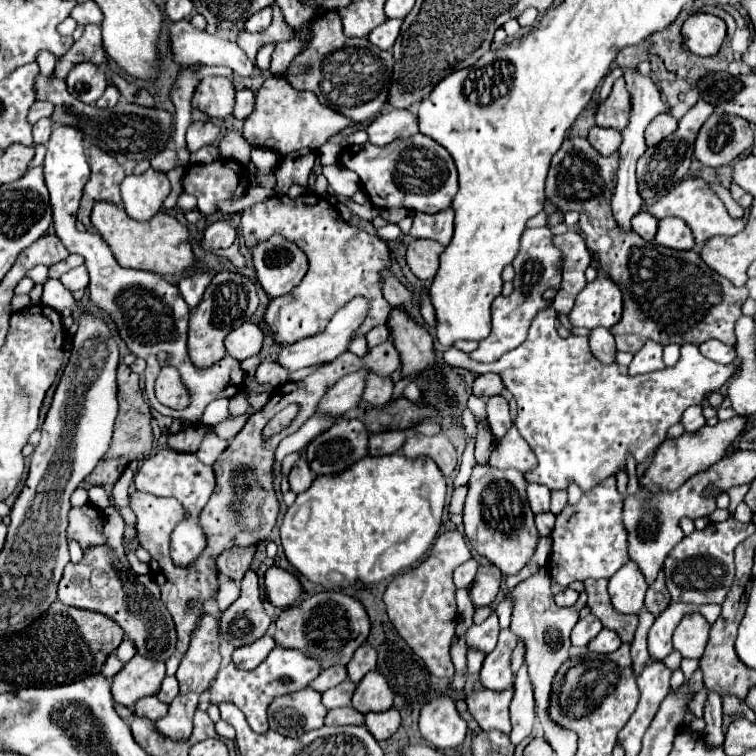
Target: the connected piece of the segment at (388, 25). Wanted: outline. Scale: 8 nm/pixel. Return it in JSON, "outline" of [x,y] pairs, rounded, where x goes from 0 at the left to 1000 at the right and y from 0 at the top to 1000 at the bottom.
{"outline":[[[512,25],[509,30],[504,30],[501,36],[496,36],[488,44],[488,54],[493,60],[499,60],[501,65],[517,65],[520,62],[520,54],[528,46],[530,33],[533,33],[533,25]]]}

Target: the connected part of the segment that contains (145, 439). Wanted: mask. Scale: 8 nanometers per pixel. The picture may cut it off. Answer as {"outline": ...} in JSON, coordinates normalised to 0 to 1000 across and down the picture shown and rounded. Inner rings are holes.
{"outline":[[[157,483],[155,488],[155,528],[157,528],[157,549],[152,557],[152,570],[147,581],[147,591],[139,604],[128,612],[128,618],[112,634],[118,642],[149,642],[165,623],[173,610],[192,607],[200,599],[202,589],[202,570],[200,570],[200,541],[189,528],[184,512],[184,496],[176,493],[168,483]]]}

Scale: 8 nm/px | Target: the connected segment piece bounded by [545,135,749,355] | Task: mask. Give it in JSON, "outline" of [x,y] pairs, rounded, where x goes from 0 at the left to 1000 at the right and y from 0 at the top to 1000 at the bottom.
{"outline":[[[753,179],[753,181],[747,181],[739,200],[731,205],[724,242],[721,242],[724,263],[739,279],[745,279],[745,282],[763,279],[766,282],[766,290],[769,290],[766,300],[769,300],[769,308],[774,311],[776,327],[784,335],[790,335],[795,353],[806,361],[806,366],[824,385],[824,419],[808,435],[816,462],[840,470],[853,456],[853,451],[869,451],[872,456],[880,459],[885,454],[927,456],[935,448],[951,448],[956,454],[972,456],[970,430],[980,419],[980,401],[991,393],[991,385],[985,380],[975,382],[959,366],[946,361],[940,353],[935,353],[927,345],[927,340],[919,332],[893,332],[893,329],[874,327],[864,319],[853,319],[845,311],[824,311],[824,306],[816,300],[816,295],[808,284],[808,261],[813,253],[816,224],[819,224],[819,202],[795,208],[795,202],[790,202],[774,181]]]}

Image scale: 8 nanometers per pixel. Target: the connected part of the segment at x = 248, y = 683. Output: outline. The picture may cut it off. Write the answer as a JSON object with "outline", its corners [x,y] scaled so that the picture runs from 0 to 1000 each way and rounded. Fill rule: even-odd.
{"outline":[[[366,853],[340,885],[319,888],[308,877],[295,880],[274,914],[276,914],[276,925],[282,933],[287,933],[292,927],[308,927],[324,943],[332,964],[340,970],[351,970],[356,964],[353,938],[356,938],[358,927],[372,919],[382,919],[382,917],[403,911],[422,890],[425,890],[422,874],[406,869],[398,861],[377,858],[377,856]]]}

